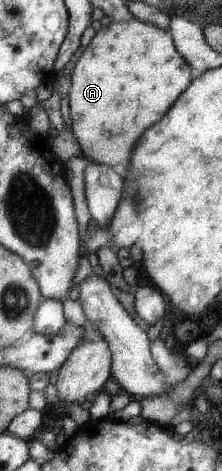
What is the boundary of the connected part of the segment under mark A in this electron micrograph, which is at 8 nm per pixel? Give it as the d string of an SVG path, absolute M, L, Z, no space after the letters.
M136 18L126 21L126 23L122 23L122 21L111 21L108 26L100 27L73 65L70 73L70 88L64 102L64 110L70 115L72 133L76 135L76 140L83 154L82 157L110 168L118 167L118 165L122 165L122 167L129 166L129 161L132 159L132 153L130 151L133 151L135 148L134 145L140 139L140 135L144 133L144 129L148 129L152 123L156 123L174 104L174 101L189 88L189 85L192 83L190 71L190 65L178 54L170 33L166 30L160 29L150 23L144 23L144 21L138 21Z

